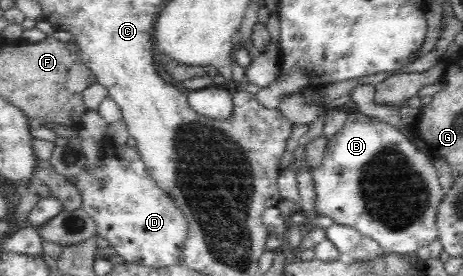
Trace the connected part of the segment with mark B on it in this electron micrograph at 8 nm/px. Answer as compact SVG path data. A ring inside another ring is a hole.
M349 108L346 126L329 140L324 162L322 162L322 165L314 167L311 173L315 182L315 194L317 194L315 196L315 205L318 209L318 213L323 217L330 217L335 224L350 226L358 233L372 238L372 240L375 240L380 245L383 253L412 256L418 248L428 246L432 240L438 238L438 207L442 202L443 193L440 188L440 181L438 180L438 171L434 166L431 156L412 135L410 136L405 132L402 133L400 130L396 130L394 126L386 124L386 122L379 122L375 119L371 119L367 115L356 114L356 116L354 116L354 114L351 114L351 108Z

